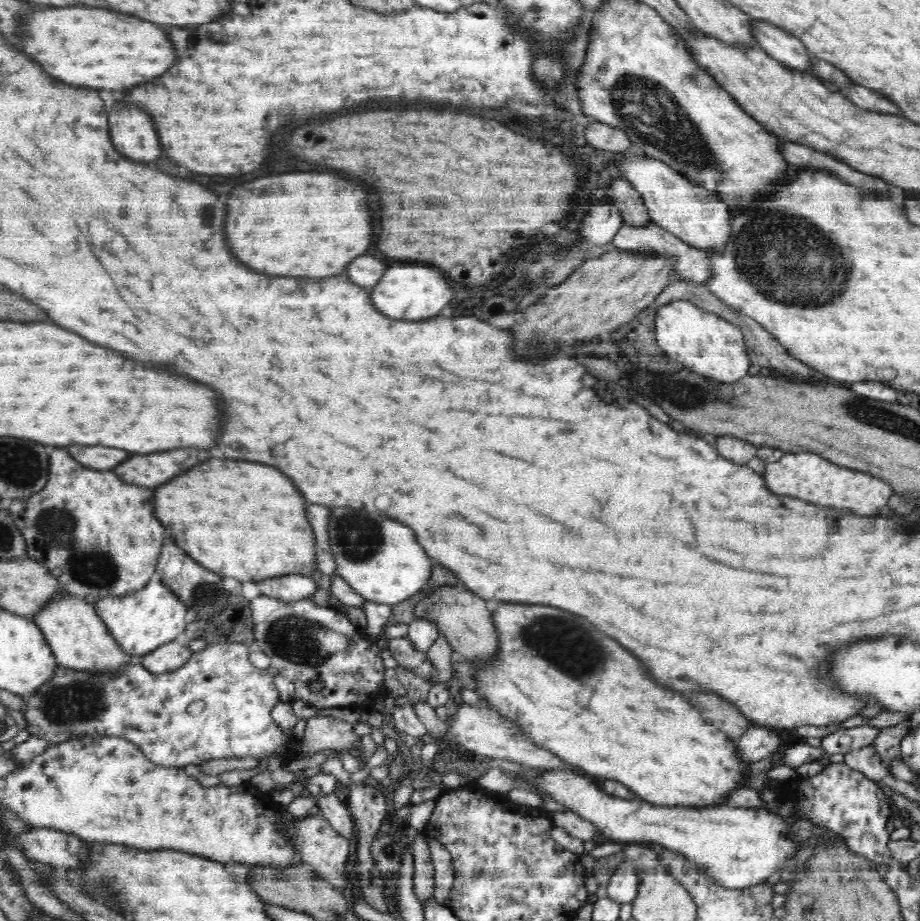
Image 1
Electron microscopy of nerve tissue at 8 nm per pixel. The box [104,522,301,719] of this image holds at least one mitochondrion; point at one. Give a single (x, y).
(206, 596)

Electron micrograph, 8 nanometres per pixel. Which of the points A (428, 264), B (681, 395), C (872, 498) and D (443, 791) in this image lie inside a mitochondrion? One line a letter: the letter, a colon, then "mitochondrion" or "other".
A: other
B: mitochondrion
C: other
D: other

